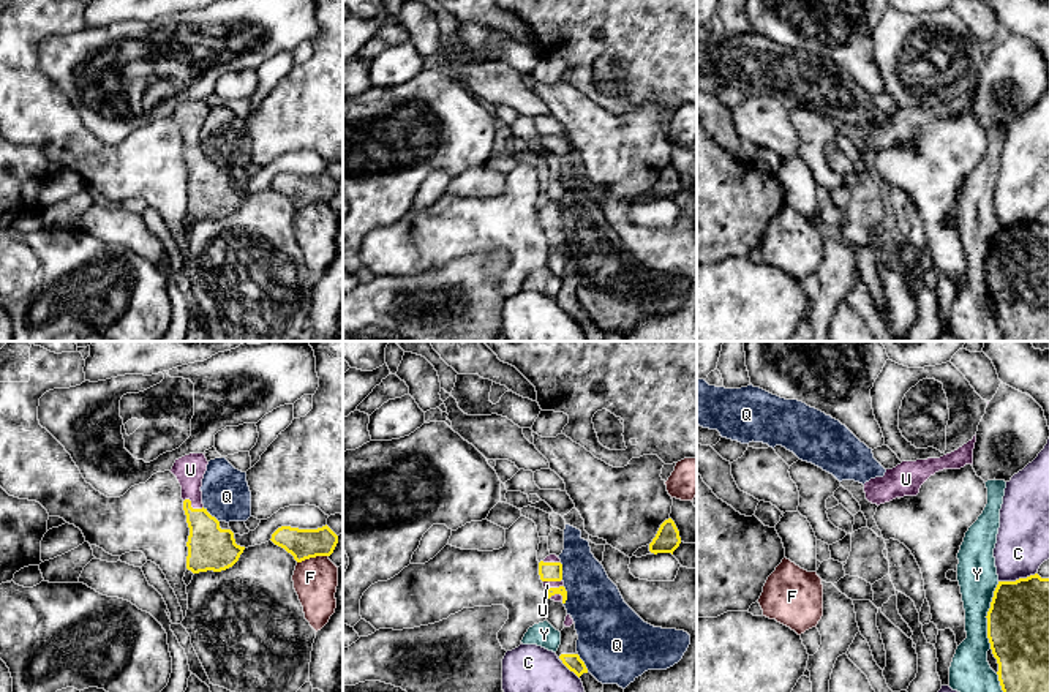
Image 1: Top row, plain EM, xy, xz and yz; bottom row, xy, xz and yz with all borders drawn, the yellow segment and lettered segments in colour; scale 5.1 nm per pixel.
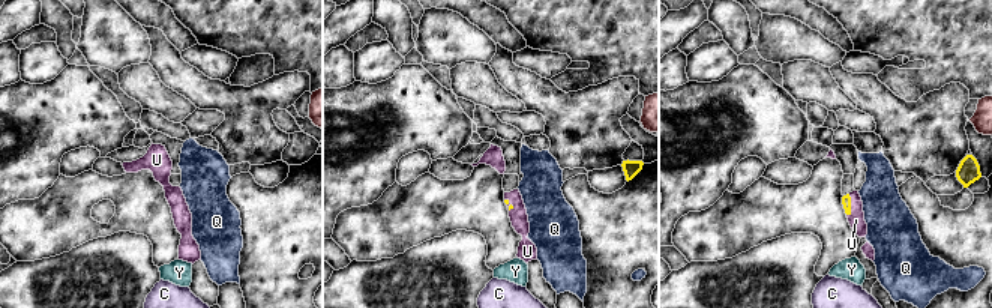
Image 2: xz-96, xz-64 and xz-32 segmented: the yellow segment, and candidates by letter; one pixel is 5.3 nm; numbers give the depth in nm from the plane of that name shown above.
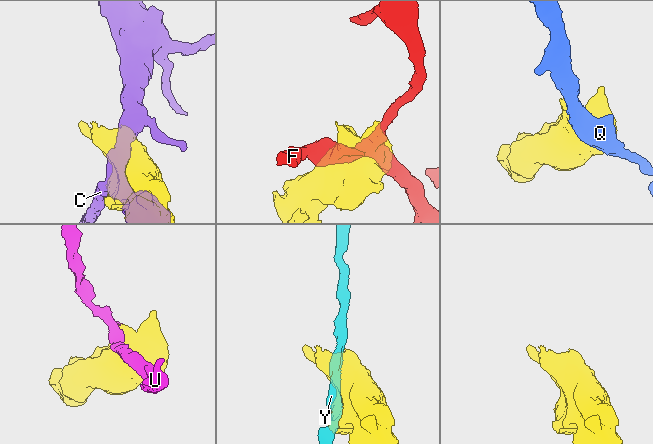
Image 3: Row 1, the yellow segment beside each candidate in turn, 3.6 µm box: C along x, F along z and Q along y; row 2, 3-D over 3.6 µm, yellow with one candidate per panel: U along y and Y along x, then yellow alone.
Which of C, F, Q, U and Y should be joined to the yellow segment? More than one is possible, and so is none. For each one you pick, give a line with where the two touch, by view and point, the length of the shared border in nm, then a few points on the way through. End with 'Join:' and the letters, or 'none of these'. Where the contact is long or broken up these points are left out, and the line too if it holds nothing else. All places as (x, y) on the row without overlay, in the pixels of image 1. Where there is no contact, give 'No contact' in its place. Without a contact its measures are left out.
U: Touches yellow at xy (190, 152). Shared border 110 nm. Path across: xy (209, 193), (204, 174), (190, 152), (190, 116)
Join: U

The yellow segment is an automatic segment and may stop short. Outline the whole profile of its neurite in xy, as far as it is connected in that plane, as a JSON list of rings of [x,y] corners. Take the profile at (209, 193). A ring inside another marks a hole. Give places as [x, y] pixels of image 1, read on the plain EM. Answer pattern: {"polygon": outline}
{"polygon": [[[190,100],[175,106],[171,118],[182,133],[183,156],[190,174],[186,215],[193,220],[221,218],[232,213],[245,193],[235,190],[231,175],[221,175],[202,150],[202,125],[207,117],[204,100]]]}

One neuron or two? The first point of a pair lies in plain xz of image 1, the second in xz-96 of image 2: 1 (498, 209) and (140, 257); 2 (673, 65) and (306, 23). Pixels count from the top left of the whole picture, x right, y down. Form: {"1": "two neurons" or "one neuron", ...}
{"1": "two neurons", "2": "one neuron"}

